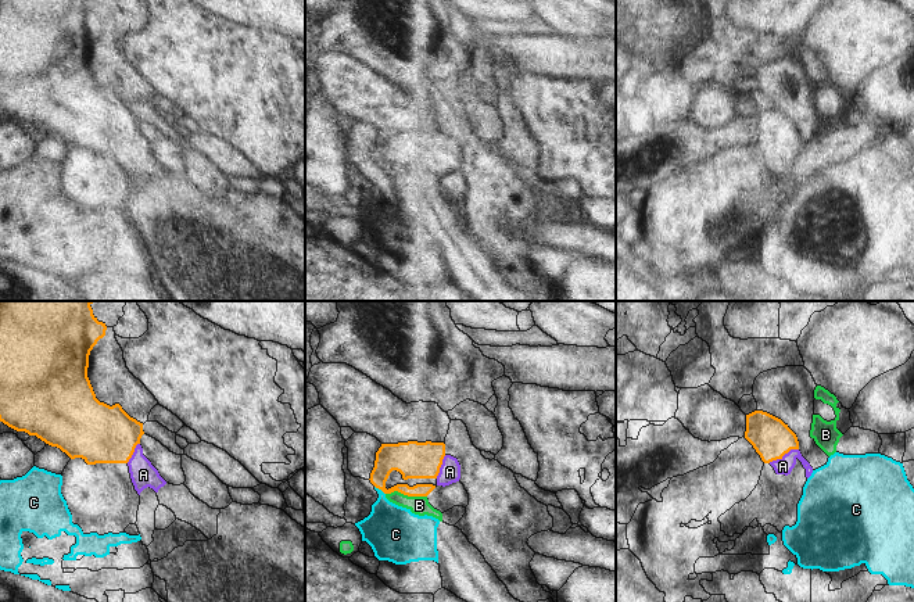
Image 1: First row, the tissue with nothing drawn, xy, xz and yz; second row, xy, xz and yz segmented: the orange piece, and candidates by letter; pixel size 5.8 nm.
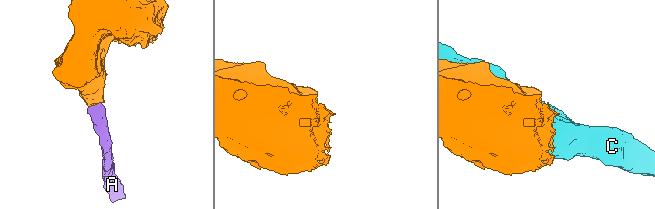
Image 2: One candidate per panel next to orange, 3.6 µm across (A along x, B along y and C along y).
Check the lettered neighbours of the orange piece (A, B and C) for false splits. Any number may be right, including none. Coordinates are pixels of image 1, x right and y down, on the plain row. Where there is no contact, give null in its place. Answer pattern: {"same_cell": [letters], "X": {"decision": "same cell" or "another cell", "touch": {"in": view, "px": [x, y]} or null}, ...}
{"same_cell": ["A"], "A": {"decision": "same cell", "touch": {"in": "yz", "px": [782, 144]}}, "B": {"decision": "another cell", "touch": {"in": "xz", "px": [407, 183]}}, "C": {"decision": "another cell", "touch": {"in": "xz", "px": [380, 178]}}}

